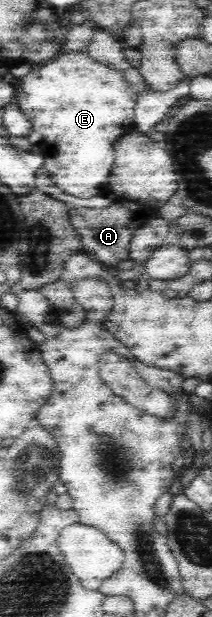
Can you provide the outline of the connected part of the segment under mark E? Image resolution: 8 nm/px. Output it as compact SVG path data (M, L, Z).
M69 51L39 66L39 70L31 70L22 78L20 87L16 105L27 116L32 130L43 136L43 142L57 148L42 154L47 172L55 174L51 178L55 186L75 198L109 193L114 144L134 130L133 112L138 99L124 76L81 51Z

